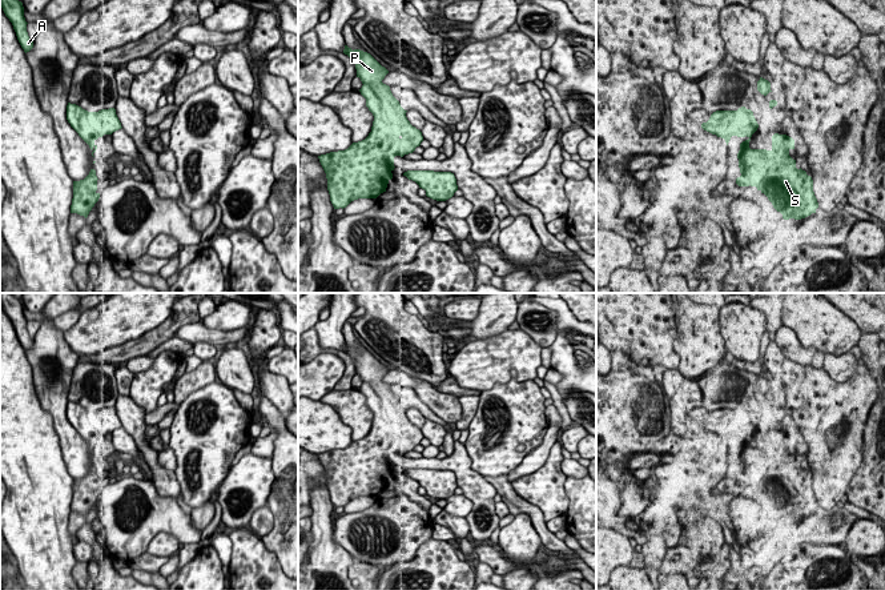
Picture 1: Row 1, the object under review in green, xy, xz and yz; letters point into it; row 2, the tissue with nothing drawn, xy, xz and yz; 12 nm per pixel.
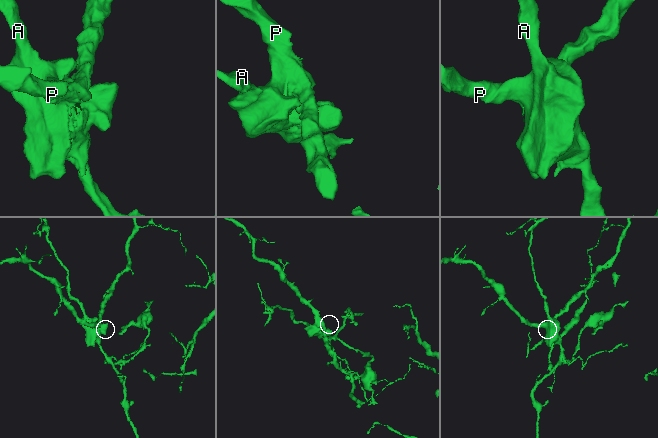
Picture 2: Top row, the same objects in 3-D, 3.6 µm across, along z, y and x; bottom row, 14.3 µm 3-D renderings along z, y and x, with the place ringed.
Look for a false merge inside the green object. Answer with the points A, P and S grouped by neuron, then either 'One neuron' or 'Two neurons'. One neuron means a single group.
Groups: A S / P. Two neurons

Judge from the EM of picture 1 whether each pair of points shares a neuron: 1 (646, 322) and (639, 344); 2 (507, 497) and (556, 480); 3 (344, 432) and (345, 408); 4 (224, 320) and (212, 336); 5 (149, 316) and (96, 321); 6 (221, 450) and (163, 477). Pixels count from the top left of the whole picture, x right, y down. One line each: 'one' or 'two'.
1: one
2: two
3: two
4: two
5: one
6: two

